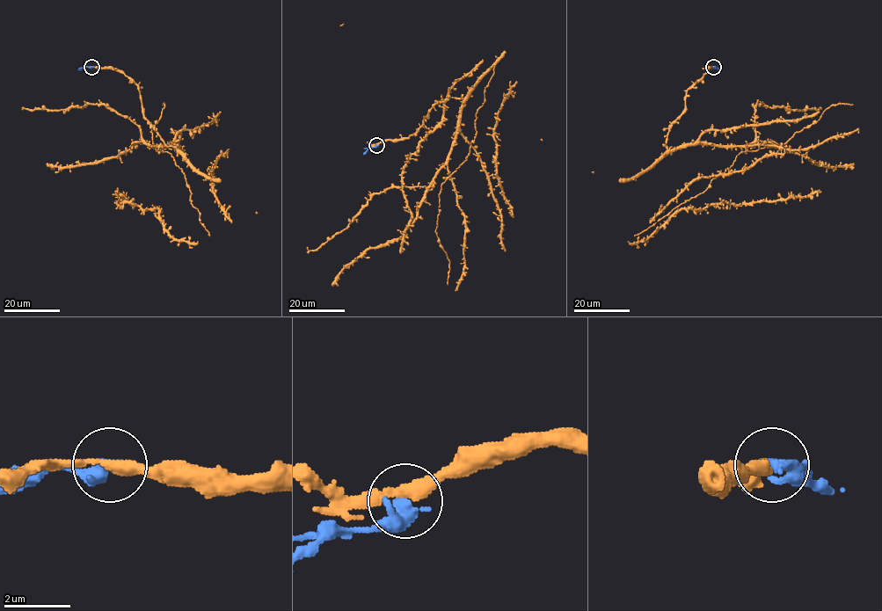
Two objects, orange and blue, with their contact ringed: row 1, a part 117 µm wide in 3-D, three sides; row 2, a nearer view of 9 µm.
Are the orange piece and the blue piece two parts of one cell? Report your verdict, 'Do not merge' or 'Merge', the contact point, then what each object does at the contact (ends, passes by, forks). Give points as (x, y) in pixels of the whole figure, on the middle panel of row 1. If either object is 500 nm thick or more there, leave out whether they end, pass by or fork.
Do not merge. Place: (376, 145). At the ring orange passes by. At the ring blue passes by

